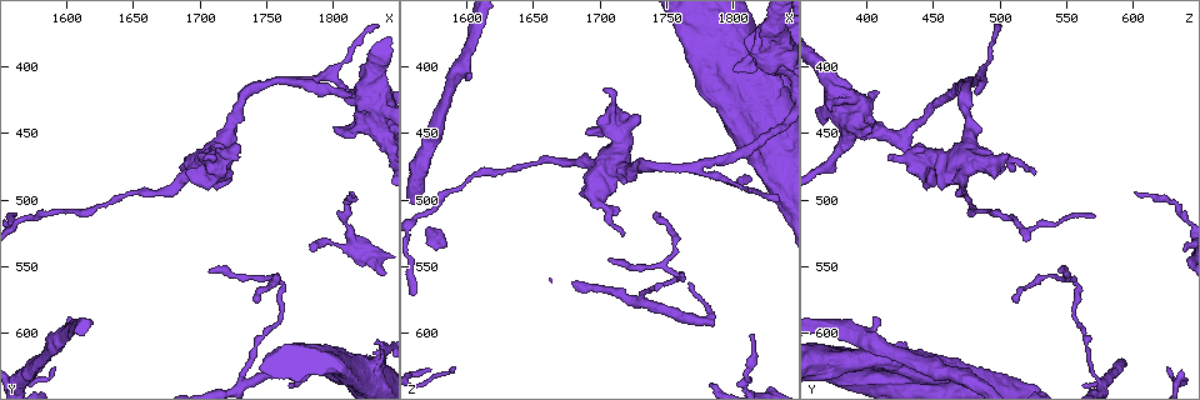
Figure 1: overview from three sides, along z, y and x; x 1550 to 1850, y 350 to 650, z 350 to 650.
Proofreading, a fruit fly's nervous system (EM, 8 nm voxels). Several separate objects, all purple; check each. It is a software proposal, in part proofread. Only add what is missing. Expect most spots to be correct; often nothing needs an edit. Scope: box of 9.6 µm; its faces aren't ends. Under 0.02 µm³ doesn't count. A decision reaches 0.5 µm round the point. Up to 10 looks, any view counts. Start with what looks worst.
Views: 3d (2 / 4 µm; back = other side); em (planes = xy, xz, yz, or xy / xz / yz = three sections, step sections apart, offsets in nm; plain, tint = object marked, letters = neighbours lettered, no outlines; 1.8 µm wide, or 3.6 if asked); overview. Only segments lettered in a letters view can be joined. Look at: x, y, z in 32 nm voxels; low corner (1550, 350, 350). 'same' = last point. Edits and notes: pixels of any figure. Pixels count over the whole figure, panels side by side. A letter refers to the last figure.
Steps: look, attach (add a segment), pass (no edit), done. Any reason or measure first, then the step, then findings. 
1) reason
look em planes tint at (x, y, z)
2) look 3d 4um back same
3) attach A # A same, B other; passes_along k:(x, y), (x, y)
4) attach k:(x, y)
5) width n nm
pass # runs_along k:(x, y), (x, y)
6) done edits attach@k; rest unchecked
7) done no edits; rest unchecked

calibre changes
look em xy step 16 tint at (1776, 412, 474)

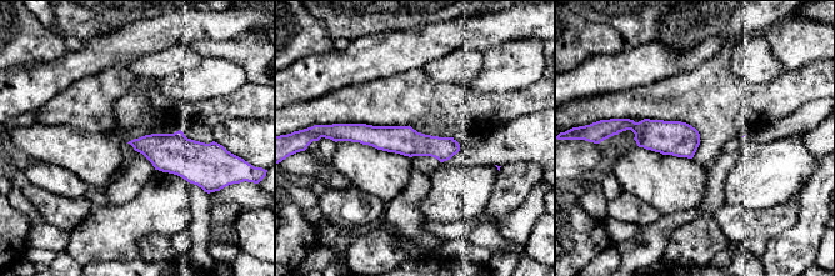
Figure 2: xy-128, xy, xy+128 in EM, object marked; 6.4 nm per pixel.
look em yz step 8 letters same

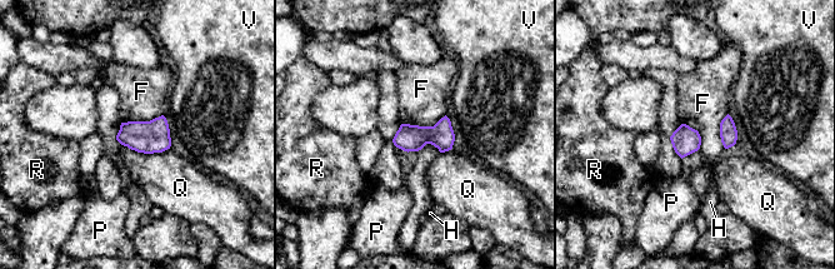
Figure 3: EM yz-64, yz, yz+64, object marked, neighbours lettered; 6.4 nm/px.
pass # F other, H other, P other, Q other, R other, V other; border 3:(445, 114), (433, 125), (401, 124); none of them fits

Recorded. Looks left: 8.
look 3d 2um at (1602, 588, 410)

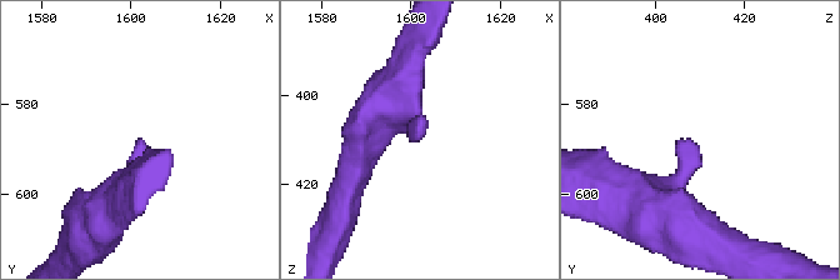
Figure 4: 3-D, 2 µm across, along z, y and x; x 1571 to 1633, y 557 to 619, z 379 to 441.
now the EM
look em planes letters at (1602, 587, 408)

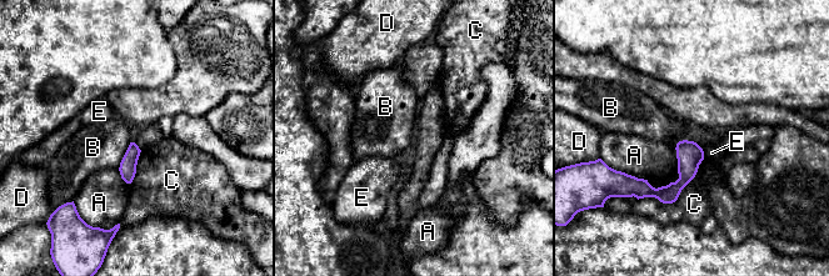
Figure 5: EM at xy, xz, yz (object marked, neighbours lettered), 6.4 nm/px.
pass # A other, B other, C other, D other, E other; none of them fits

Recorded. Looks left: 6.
look em planes letters at (1814, 496, 602)

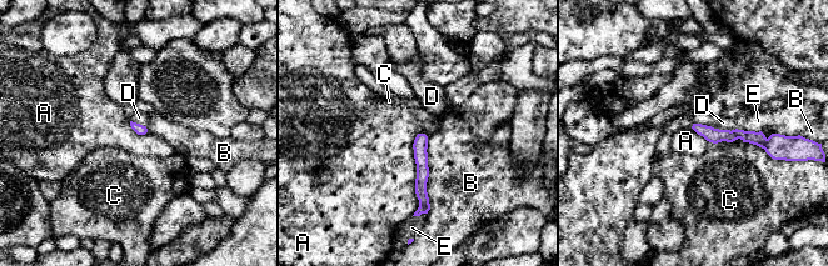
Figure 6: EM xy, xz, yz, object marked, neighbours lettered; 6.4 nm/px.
width 70 nm
pass # A other, B other, C other, D other, E other; border 6:(424, 132), (413, 144), (412, 215); none of them fits

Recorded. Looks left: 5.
abrupt turn
look em planes letters at (1834, 620, 408)

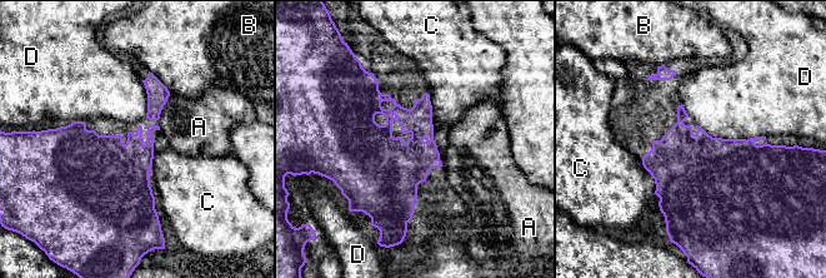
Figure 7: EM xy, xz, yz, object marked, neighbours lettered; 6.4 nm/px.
pass # A other, B other, C other, D other; none of them fits

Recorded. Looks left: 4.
done no edits; rest unchecked

